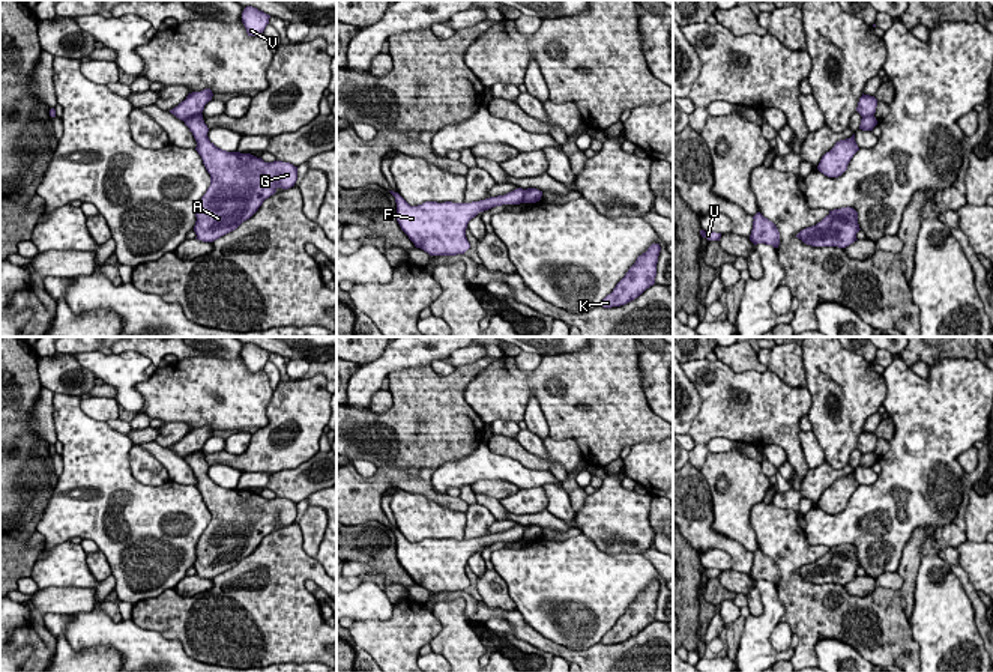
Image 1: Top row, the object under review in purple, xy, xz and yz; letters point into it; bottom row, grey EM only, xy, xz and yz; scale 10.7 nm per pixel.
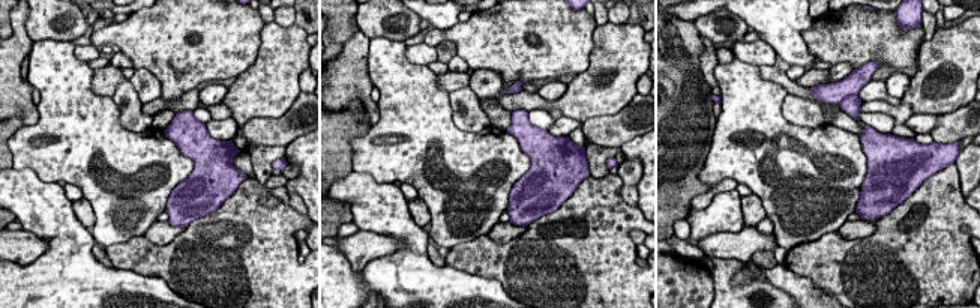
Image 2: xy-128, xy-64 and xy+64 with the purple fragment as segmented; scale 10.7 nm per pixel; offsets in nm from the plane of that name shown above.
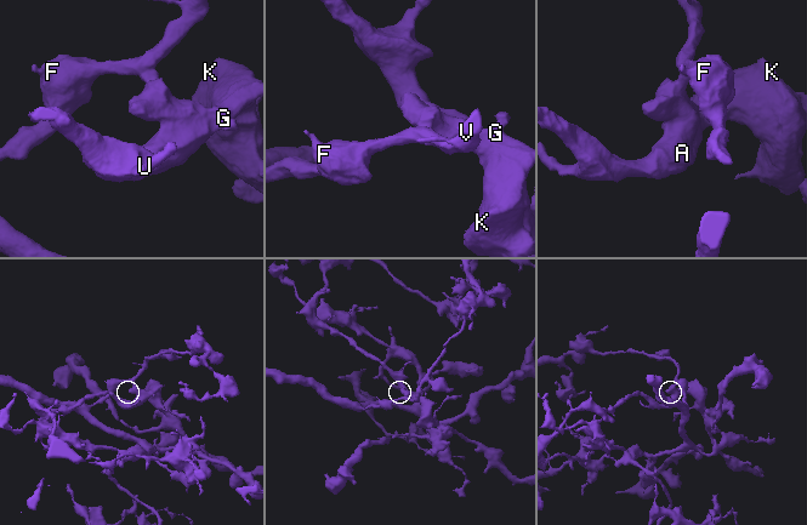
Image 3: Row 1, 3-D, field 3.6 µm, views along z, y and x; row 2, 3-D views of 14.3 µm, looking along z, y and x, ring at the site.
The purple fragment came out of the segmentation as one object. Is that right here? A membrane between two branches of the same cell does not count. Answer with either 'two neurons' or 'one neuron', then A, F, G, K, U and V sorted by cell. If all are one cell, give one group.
two neurons; groups A G K U / F V

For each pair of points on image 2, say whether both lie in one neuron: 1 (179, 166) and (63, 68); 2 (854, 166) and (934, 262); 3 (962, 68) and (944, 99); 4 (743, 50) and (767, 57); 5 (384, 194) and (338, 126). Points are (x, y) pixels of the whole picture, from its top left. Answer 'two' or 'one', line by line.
1: one
2: two
3: one
4: one
5: two

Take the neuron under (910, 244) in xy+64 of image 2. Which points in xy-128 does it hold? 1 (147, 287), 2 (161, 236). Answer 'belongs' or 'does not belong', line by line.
1: does not belong
2: does not belong

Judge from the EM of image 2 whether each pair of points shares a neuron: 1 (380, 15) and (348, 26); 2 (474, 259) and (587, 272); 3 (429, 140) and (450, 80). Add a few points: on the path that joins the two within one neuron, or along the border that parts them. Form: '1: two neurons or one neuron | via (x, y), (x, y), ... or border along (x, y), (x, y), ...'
1: two neurons | border along (354, 21), (359, 29)
2: one neuron | via (503, 262), (559, 263)
3: two neurons | border along (435, 75), (440, 86), (449, 92)

